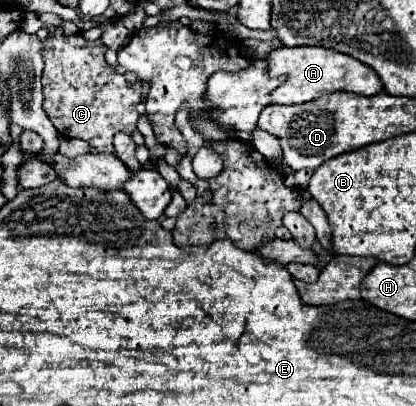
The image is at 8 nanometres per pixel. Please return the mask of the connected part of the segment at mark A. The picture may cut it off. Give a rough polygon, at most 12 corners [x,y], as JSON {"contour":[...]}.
{"contour":[[320,46],[280,48],[274,104],[384,90],[370,66]]}

